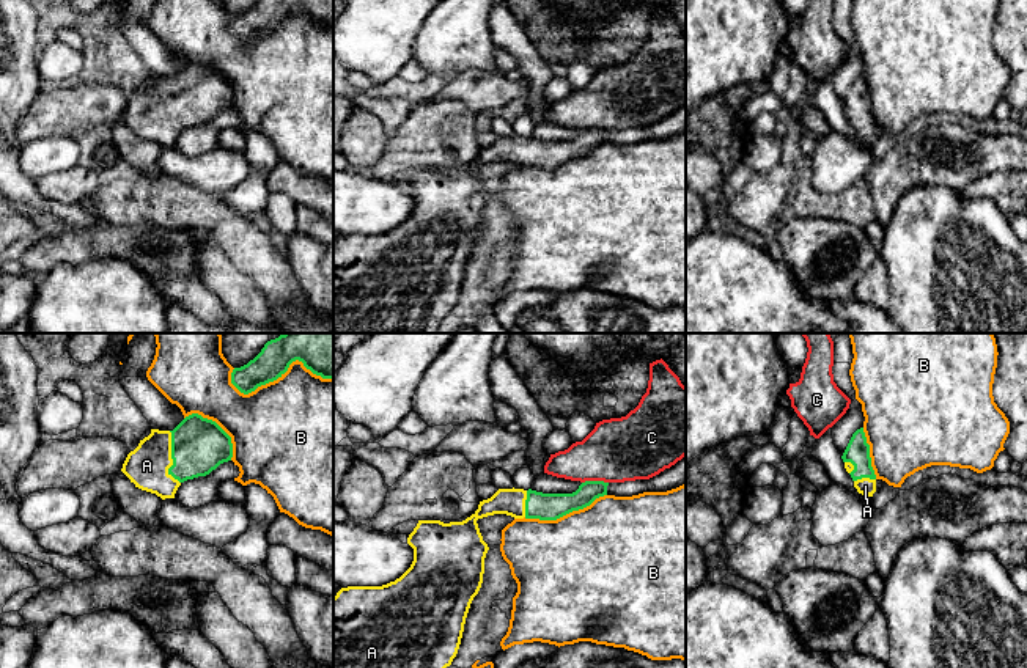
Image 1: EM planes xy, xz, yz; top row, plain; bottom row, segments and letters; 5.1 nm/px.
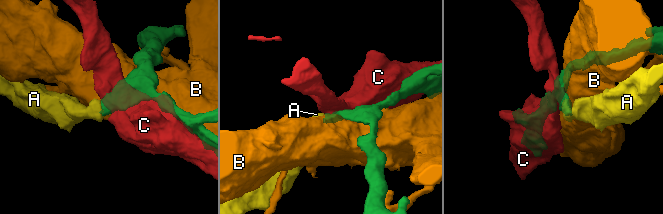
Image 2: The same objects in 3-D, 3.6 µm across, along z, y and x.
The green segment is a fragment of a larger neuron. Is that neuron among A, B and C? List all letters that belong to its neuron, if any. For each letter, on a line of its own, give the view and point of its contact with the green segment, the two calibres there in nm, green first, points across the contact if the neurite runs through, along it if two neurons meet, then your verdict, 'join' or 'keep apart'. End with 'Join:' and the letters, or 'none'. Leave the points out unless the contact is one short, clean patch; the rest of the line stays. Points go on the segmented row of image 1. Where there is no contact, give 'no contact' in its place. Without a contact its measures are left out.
A: meets green in xy at (172, 458); 280 nm thick on the green side, 220 nm on the other; runs through xy (198, 445), (172, 458), (158, 466), (147, 466); join
B: meets green in xy at (279, 376); 260 nm thick on the green side, 480 nm on the other; keep apart
C: meets green in xz at (595, 481); 130 nm thick on the green side, 320 nm on the other; keep apart
Join: A

